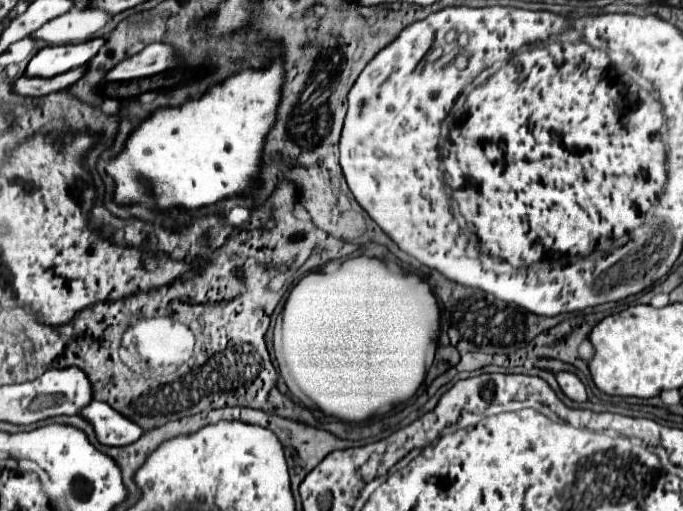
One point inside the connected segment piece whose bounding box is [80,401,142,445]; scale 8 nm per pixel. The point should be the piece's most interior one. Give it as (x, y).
(112, 429)

